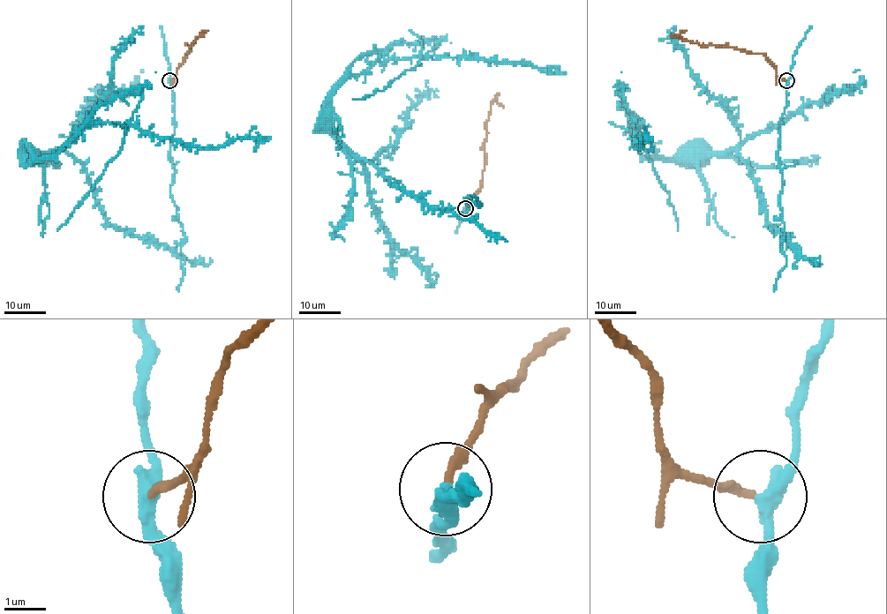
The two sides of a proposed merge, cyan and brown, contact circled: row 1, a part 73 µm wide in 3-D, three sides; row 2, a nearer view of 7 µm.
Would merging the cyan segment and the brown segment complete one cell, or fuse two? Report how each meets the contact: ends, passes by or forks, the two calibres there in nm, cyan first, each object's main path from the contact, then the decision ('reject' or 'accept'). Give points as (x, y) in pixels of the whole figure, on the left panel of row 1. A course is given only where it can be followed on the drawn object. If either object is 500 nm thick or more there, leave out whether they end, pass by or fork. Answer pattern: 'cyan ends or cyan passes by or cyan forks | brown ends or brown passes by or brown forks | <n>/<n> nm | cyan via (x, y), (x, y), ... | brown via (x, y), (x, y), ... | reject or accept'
cyan passes by | brown ends | 360/200 nm | cyan via (169, 81), (184, 264), (114, 227), (79, 162), (62, 151), (37, 159), (107, 123), (199, 146), (261, 144) | brown via (169, 81), (190, 51), (191, 44), (207, 30) | reject

